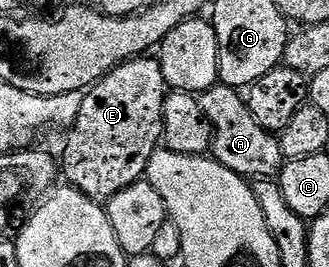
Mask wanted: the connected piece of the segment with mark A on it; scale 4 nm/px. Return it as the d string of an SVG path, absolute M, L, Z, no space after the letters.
M217 83L212 89L198 94L198 98L201 111L205 111L205 119L211 124L214 160L244 179L278 178L285 164L280 138L265 132L257 119L253 119L244 94L230 85Z

